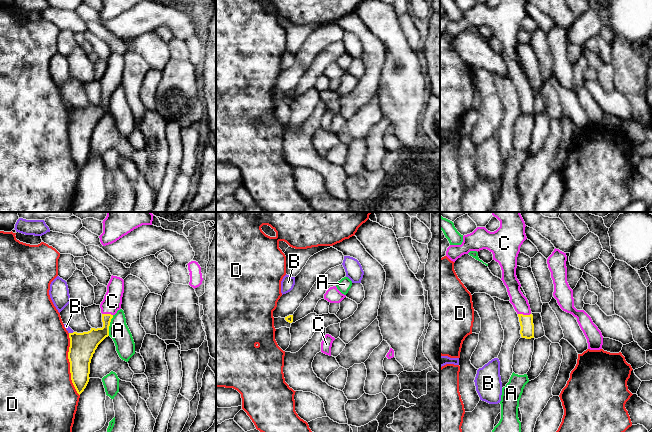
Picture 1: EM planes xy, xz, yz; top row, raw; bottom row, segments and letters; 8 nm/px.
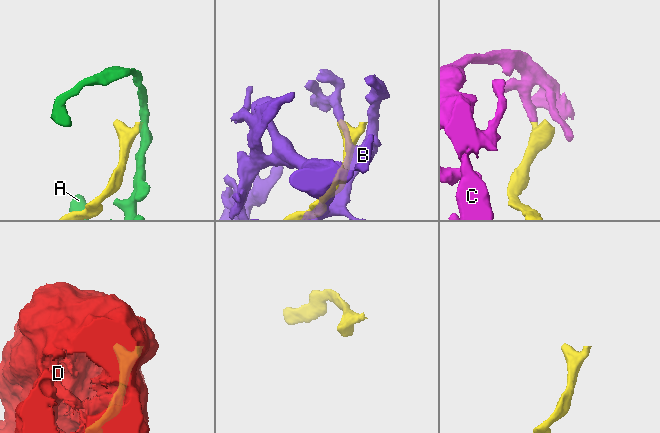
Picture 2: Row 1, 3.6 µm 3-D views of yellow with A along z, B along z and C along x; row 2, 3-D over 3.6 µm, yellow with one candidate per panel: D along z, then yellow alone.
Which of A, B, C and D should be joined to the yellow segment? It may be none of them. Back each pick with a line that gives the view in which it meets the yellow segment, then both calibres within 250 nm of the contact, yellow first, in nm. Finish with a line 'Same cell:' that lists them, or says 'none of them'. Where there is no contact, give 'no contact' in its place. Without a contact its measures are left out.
C: meets yellow in yz; 110 nm thick on the yellow side, 130 nm on the other
Same cell: C

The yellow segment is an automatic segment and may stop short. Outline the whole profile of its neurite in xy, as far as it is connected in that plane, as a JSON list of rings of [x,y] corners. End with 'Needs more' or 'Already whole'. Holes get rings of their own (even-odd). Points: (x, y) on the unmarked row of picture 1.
[[[111,52],[107,68],[100,80],[102,89],[102,104],[91,104],[88,108],[69,109],[70,123],[68,135],[72,159],[80,171],[89,158],[90,139],[98,121],[109,112],[111,95],[121,85],[124,69],[124,56]]]. Needs more

